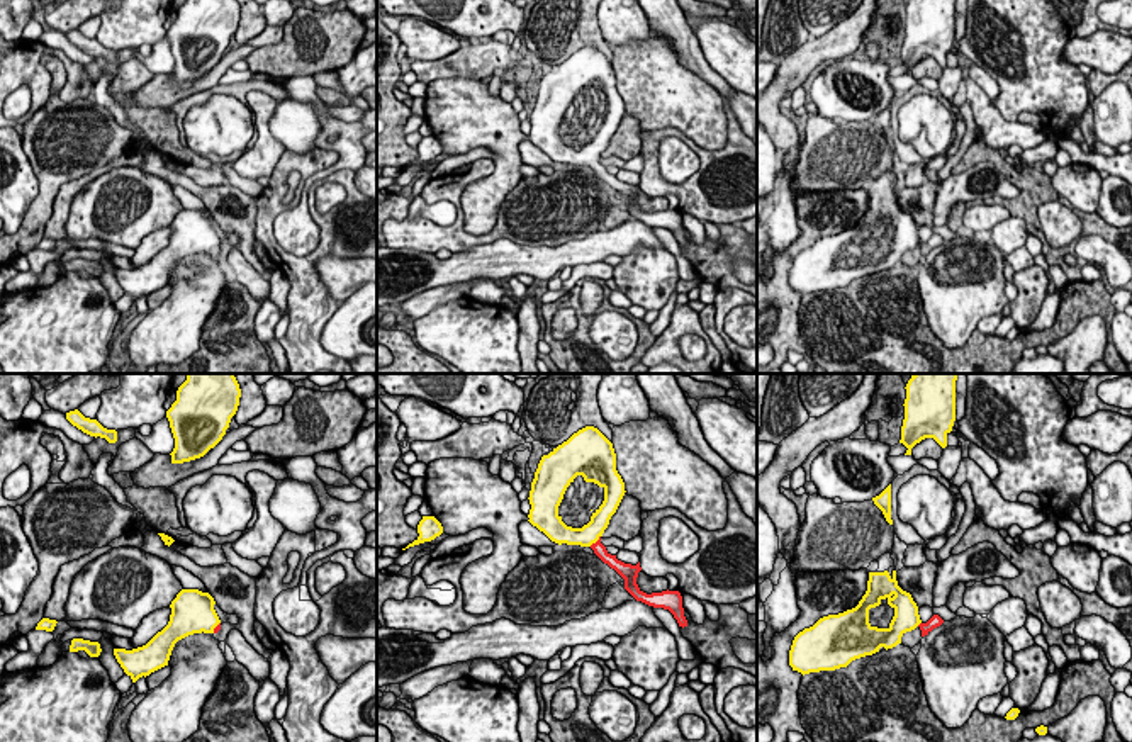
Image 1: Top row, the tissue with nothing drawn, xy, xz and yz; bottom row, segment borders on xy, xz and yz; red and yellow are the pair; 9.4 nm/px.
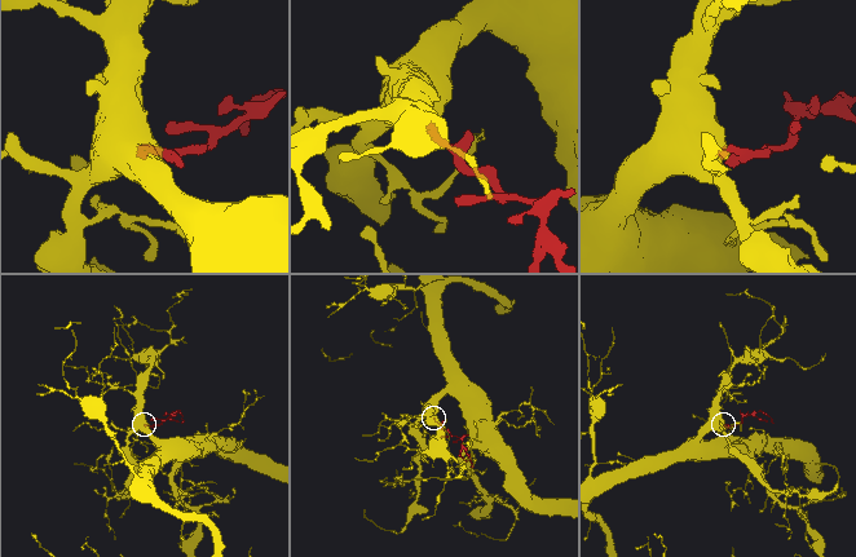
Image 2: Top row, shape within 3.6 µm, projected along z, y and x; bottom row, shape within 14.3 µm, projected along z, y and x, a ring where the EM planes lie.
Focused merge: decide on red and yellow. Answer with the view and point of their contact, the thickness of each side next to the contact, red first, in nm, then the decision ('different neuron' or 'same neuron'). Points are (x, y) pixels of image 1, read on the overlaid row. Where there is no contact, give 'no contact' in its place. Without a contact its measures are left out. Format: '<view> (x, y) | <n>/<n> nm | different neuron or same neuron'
xz (596, 542) | 120/200 nm | same neuron

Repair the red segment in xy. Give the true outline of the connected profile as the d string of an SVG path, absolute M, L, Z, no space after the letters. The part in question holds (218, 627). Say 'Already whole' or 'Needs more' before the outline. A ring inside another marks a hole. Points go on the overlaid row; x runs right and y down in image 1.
Needs more. M182 589L171 601L168 625L146 645L126 650L114 649L114 655L124 672L136 683L151 672L168 666L175 644L193 633L217 633L221 620L214 610L214 598L199 589Z

